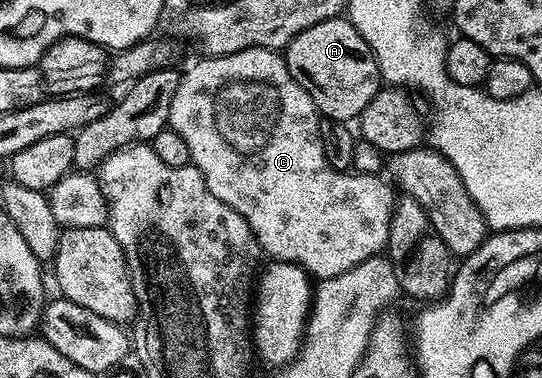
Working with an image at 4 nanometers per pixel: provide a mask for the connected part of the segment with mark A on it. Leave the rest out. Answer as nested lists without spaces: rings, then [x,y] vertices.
[[[344,16],[322,20],[322,24],[306,28],[306,32],[292,38],[282,57],[290,76],[306,88],[316,109],[325,118],[347,124],[359,119],[366,104],[370,104],[370,100],[374,100],[376,93],[382,89],[380,69],[372,49]]]

